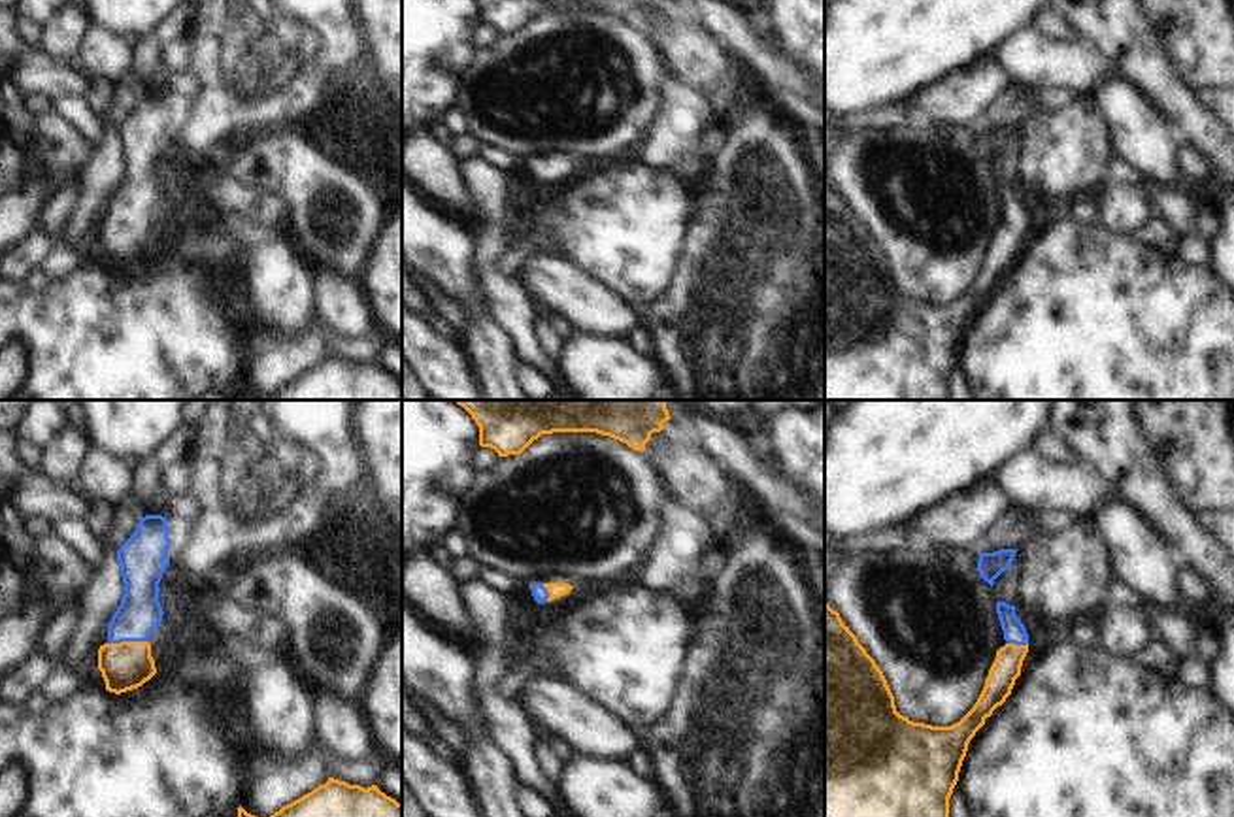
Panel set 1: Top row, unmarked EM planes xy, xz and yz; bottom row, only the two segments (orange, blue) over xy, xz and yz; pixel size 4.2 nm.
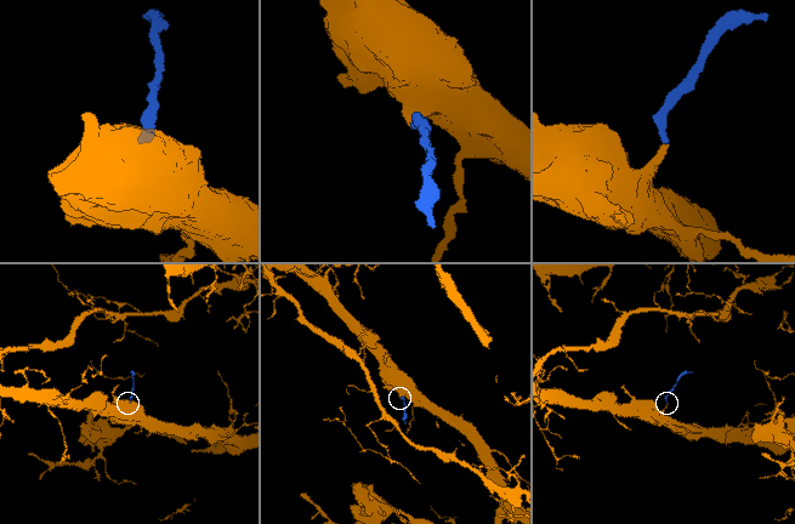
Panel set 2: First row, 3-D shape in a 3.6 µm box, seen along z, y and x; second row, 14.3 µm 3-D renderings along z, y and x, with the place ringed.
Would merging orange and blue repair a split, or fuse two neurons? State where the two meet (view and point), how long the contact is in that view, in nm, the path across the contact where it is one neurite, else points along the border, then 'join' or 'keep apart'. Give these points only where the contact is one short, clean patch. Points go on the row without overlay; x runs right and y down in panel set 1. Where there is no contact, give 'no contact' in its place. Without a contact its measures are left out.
meets orange in xy at (127, 219); contact 160 nm long; runs through xy (129, 242), (127, 219), (127, 208), (140, 189); join

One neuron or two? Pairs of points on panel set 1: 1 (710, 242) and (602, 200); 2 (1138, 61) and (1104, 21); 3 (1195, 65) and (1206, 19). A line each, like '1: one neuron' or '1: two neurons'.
1: two neurons
2: one neuron
3: one neuron

